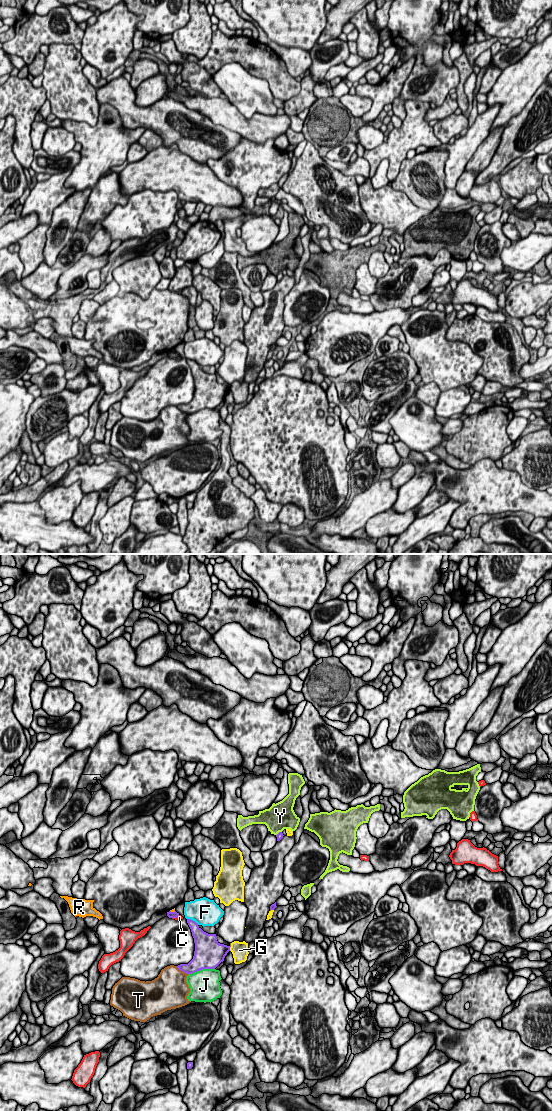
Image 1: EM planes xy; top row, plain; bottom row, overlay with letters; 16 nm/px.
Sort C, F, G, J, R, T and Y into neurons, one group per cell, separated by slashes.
C / F / G / J / R / T / Y

